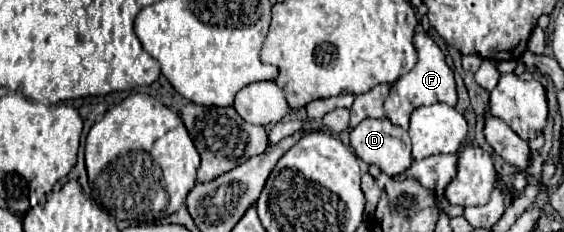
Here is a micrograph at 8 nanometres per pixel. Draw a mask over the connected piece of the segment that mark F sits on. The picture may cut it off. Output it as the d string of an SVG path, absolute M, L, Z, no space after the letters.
M426 32L414 36L414 46L416 46L416 52L418 52L418 62L416 62L416 66L414 66L406 76L402 76L398 82L394 82L394 86L390 88L388 100L384 102L384 110L386 110L388 120L390 120L392 124L396 124L396 126L402 126L404 130L408 130L410 114L412 114L416 108L420 108L420 106L430 106L430 104L436 104L436 102L444 102L444 104L456 106L456 102L458 102L454 70L448 66L446 56L444 56L444 52L440 50L440 46L438 46Z

